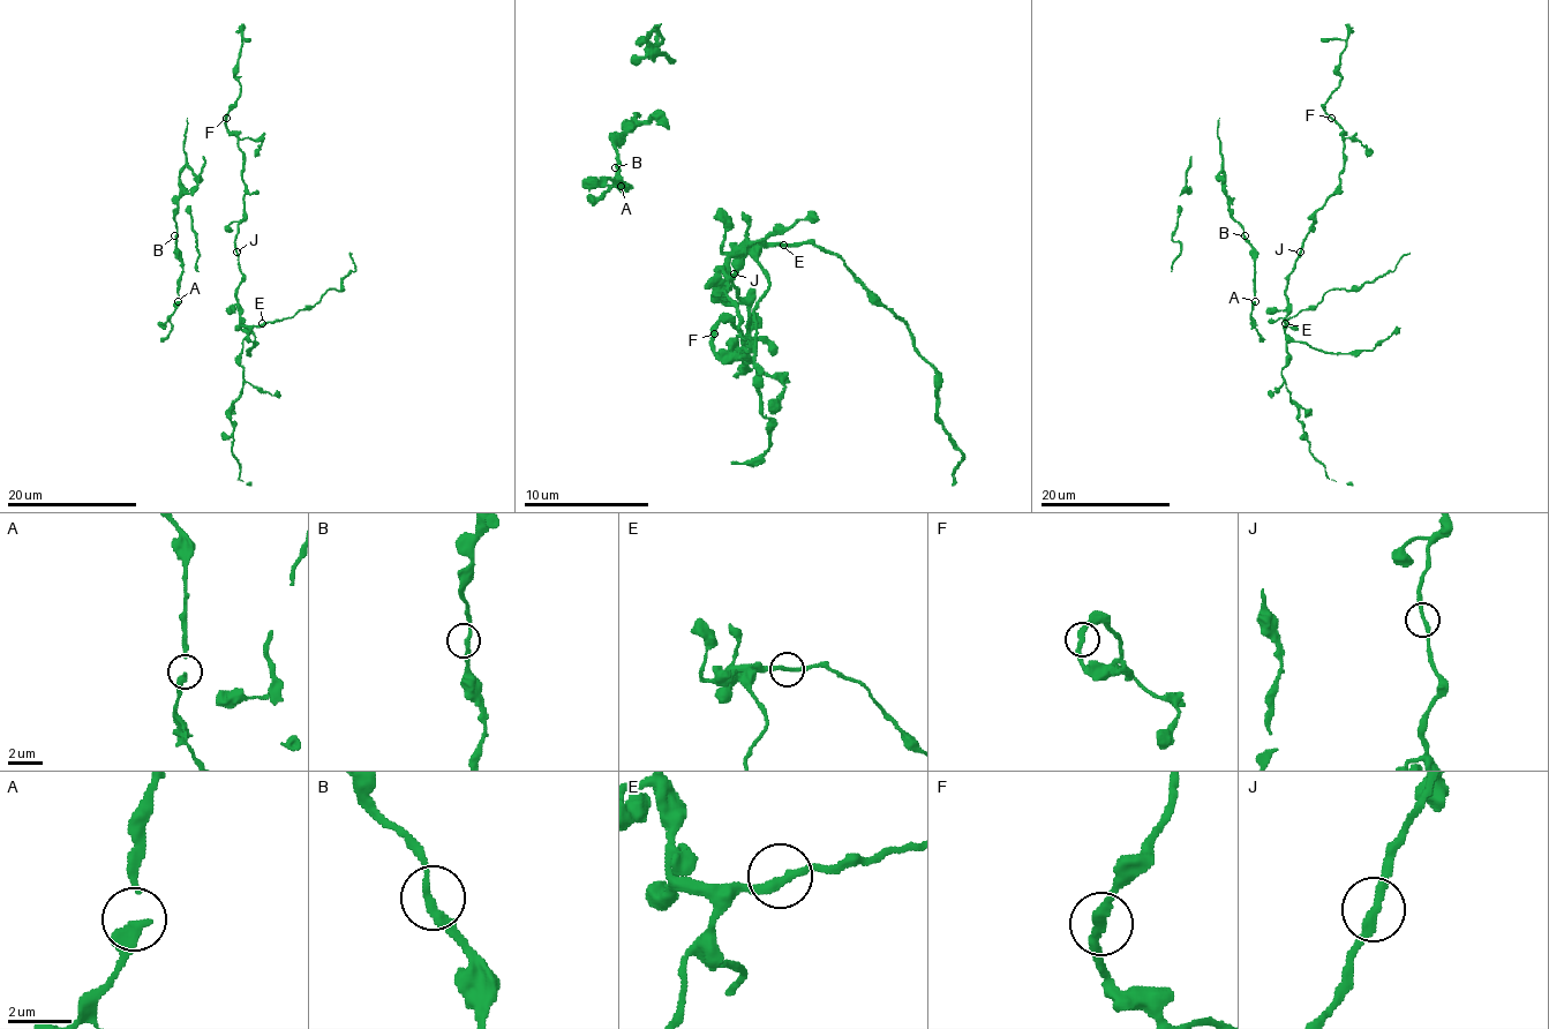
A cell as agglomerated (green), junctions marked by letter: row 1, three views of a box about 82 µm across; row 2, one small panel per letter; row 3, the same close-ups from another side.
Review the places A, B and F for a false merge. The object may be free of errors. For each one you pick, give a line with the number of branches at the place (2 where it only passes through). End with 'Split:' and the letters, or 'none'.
Split: none

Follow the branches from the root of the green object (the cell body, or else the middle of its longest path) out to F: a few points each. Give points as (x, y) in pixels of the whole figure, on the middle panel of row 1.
F: (724, 230), (721, 248), (746, 252), (734, 273), (749, 314), (746, 358), (721, 358), (715, 332)

